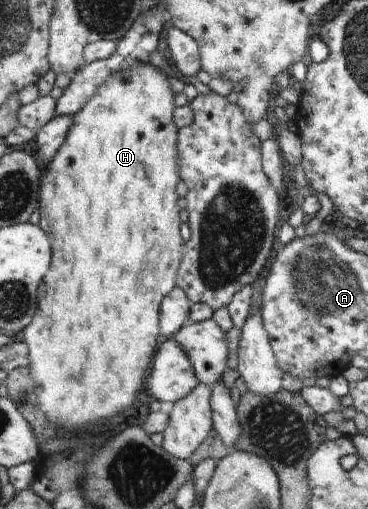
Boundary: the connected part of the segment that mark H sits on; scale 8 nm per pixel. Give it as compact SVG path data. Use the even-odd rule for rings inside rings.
M158 60L138 62L128 69L110 74L104 83L97 87L96 93L88 99L72 118L72 123L67 129L64 143L61 143L57 155L52 158L48 171L44 173L40 182L38 211L40 222L38 226L50 237L52 243L52 265L45 273L37 291L37 310L32 323L23 329L23 339L28 345L30 353L30 369L36 383L36 395L40 409L46 411L48 419L54 423L60 423L62 427L70 431L78 431L80 427L86 427L88 423L96 423L102 419L108 419L126 407L130 407L136 400L138 391L144 390L152 358L158 345L160 345L161 331L159 324L160 304L162 300L176 285L177 273L183 256L184 240L180 236L181 210L178 206L178 193L176 185L180 183L179 174L179 129L173 118L174 97L176 93L170 86L170 74L163 73L157 68Z

